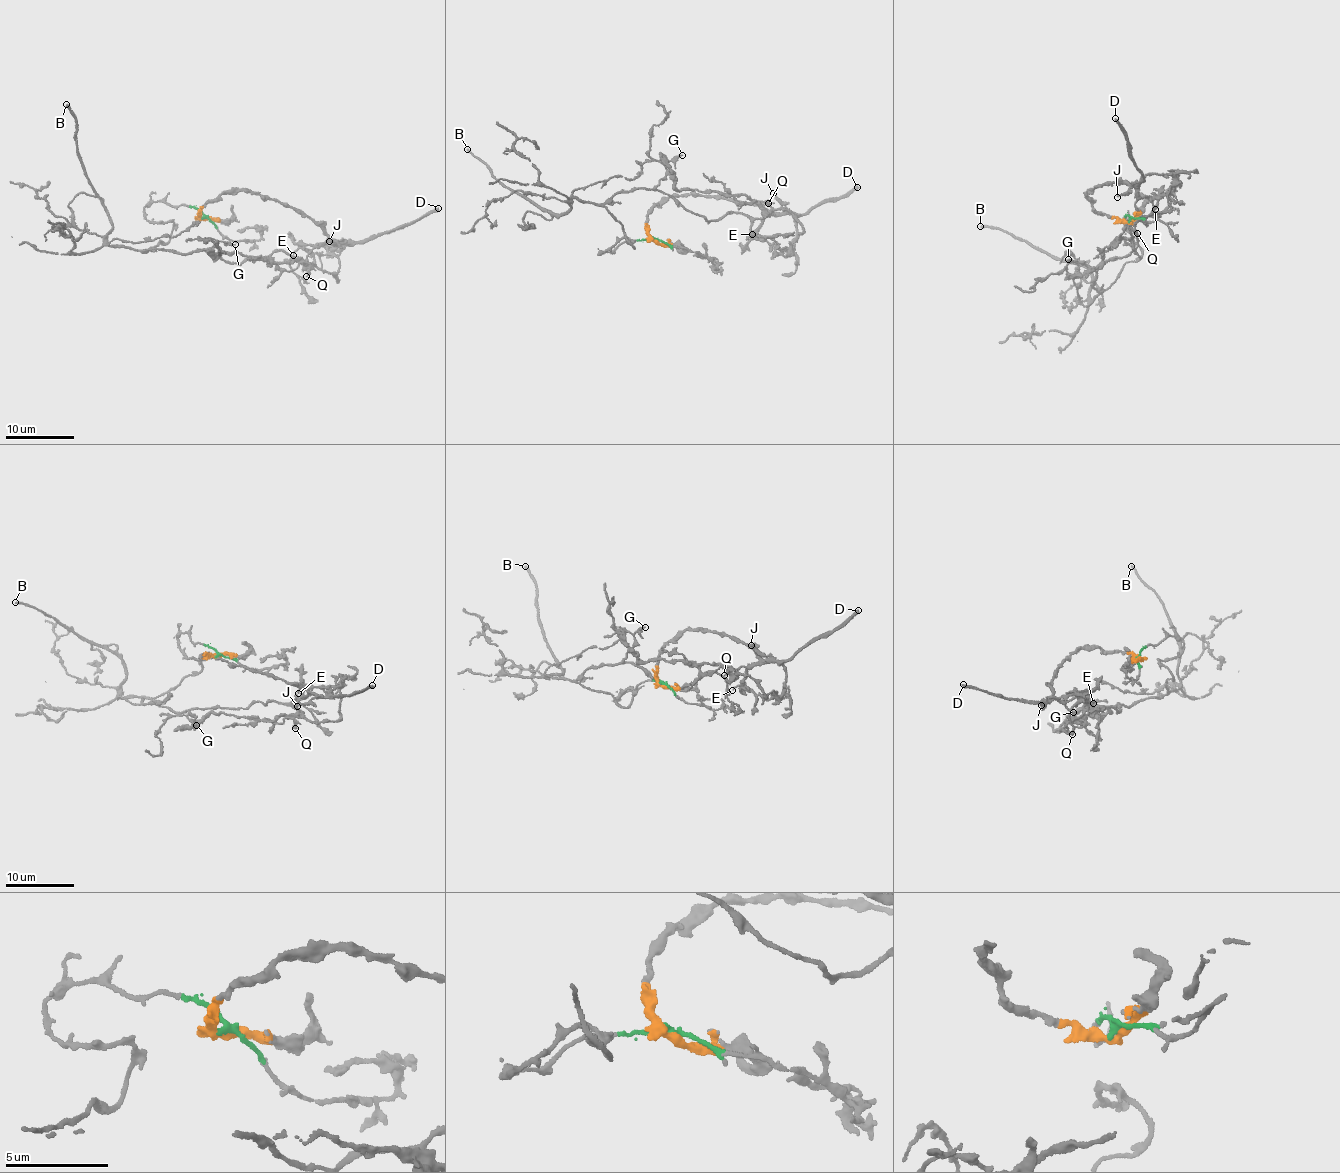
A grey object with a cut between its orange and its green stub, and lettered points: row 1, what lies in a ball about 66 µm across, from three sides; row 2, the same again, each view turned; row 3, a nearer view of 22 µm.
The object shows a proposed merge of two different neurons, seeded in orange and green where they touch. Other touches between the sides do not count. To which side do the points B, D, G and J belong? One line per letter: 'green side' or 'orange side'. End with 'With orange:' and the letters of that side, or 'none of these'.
B: green side
D: orange side
G: green side
J: orange side
With orange: D, J

